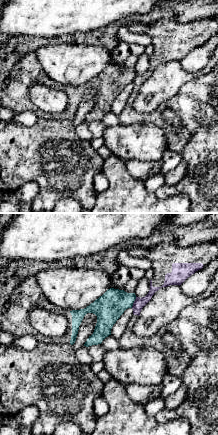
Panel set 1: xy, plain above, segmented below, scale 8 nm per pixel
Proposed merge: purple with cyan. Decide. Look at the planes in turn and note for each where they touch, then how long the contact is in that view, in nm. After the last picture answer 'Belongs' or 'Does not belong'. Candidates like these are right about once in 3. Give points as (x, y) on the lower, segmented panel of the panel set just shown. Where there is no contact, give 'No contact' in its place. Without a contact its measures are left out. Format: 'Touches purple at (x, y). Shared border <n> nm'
Touches purple at (134, 302). Shared border 100 nm

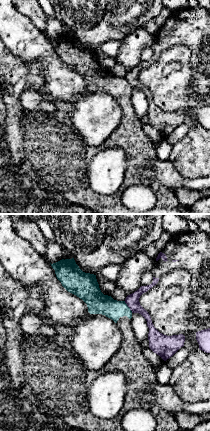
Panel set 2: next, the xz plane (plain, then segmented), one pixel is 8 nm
Touches purple at (128, 306). Shared border 120 nm

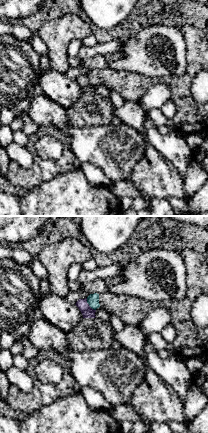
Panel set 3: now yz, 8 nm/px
Touches purple at (88, 305). Shared border 130 nm

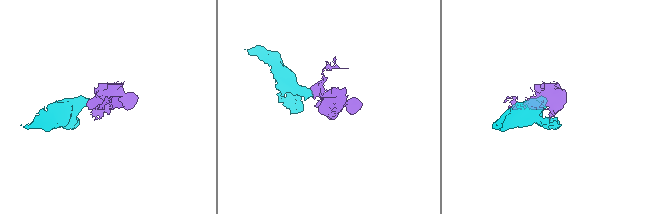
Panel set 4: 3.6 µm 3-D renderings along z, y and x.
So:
Does not belong

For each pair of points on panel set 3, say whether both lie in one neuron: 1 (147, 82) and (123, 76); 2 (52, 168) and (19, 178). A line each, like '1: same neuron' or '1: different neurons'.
1: same neuron
2: same neuron

